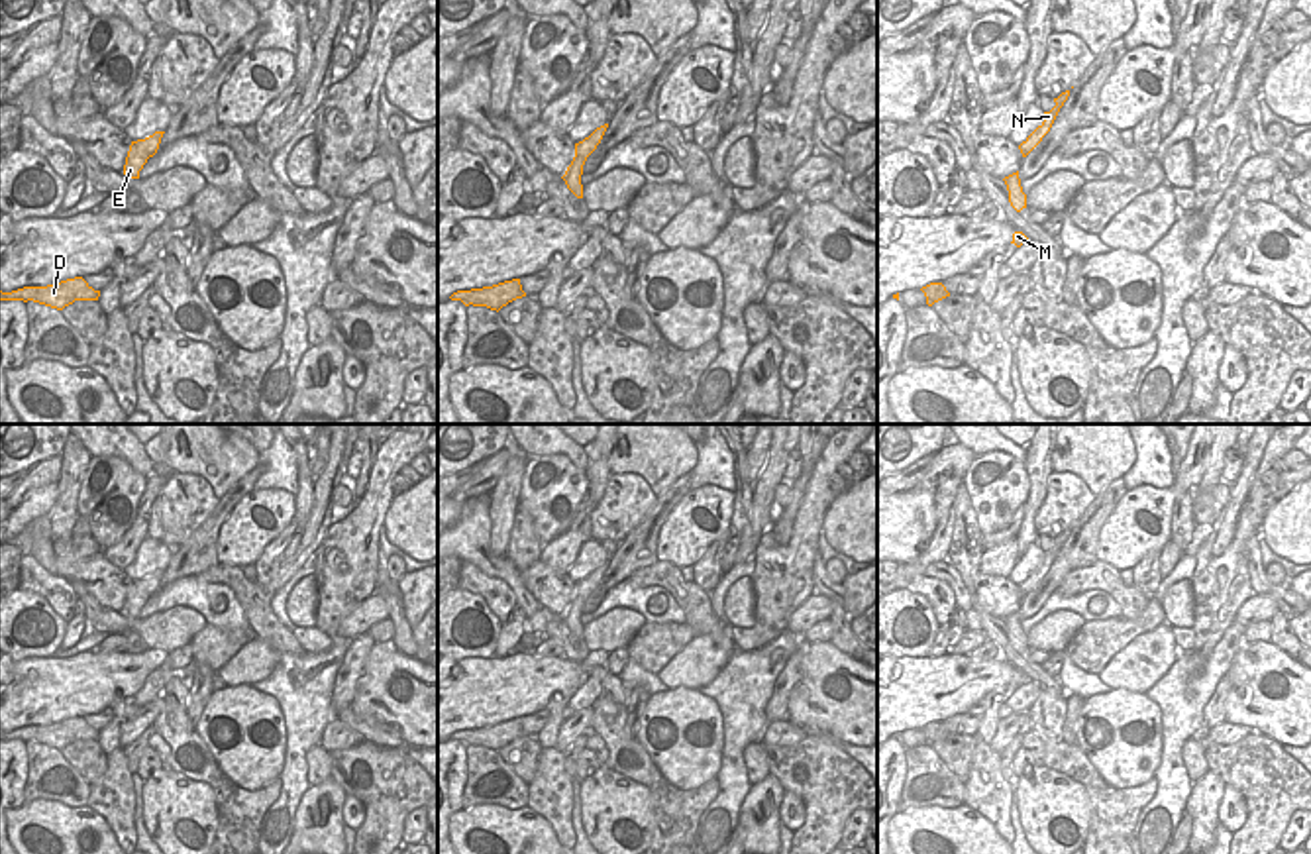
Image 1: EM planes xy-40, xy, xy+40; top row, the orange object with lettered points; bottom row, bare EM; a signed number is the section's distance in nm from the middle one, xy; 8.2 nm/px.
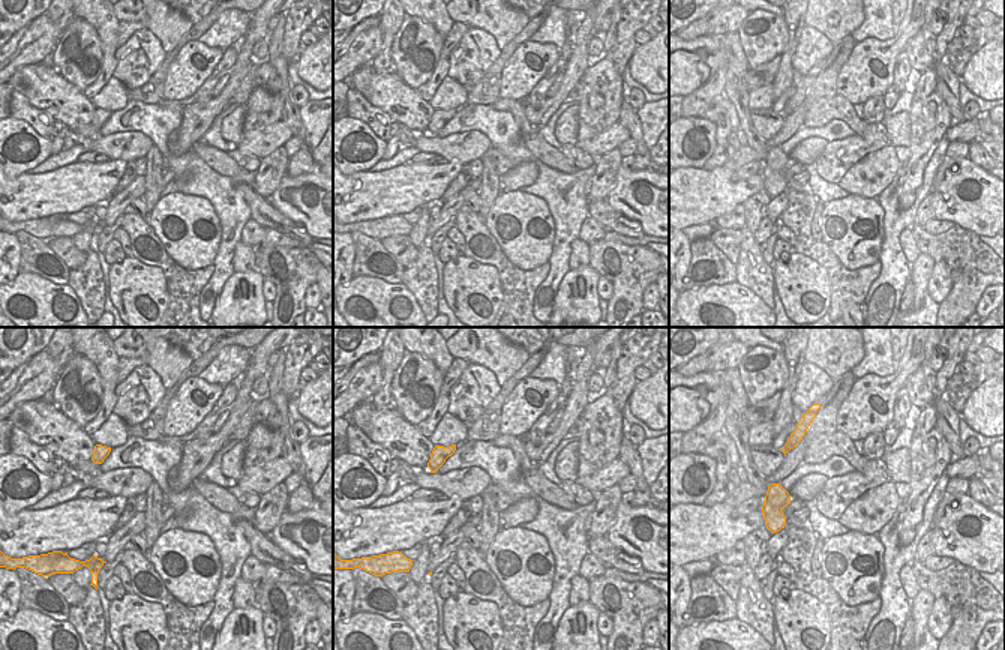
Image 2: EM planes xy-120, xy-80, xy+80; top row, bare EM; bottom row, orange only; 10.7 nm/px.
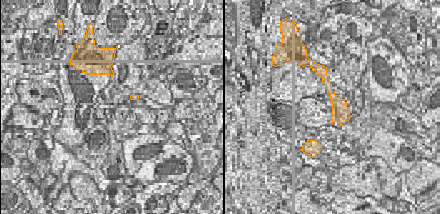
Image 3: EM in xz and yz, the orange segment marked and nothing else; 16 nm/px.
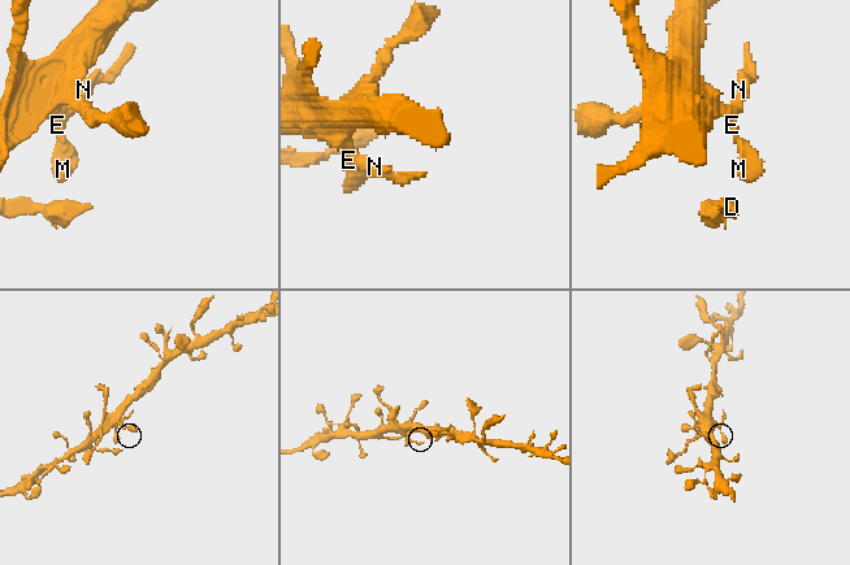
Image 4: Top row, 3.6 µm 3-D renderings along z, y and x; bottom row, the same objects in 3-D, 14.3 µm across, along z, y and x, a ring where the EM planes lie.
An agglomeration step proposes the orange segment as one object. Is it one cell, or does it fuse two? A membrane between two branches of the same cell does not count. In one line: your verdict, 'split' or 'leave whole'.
leave whole

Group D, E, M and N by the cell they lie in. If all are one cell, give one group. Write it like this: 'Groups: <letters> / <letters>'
Groups: D E M N

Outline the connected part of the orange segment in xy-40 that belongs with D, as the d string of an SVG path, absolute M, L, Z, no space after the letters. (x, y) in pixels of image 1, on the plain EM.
M82 717L67 719L47 726L24 726L12 732L0 730L0 740L33 740L57 750L75 740L98 740L100 730L94 730Z

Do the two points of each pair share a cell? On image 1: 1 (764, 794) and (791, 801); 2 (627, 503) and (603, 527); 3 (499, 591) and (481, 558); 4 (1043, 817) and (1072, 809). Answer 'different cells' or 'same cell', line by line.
1: different cells
2: same cell
3: different cells
4: same cell

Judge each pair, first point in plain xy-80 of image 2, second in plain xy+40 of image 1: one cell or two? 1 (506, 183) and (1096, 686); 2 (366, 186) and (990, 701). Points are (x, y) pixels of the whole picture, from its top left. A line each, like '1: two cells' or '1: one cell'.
1: two cells
2: two cells

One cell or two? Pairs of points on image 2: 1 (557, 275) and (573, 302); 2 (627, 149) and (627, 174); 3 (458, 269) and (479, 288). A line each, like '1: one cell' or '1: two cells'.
1: two cells
2: two cells
3: one cell

